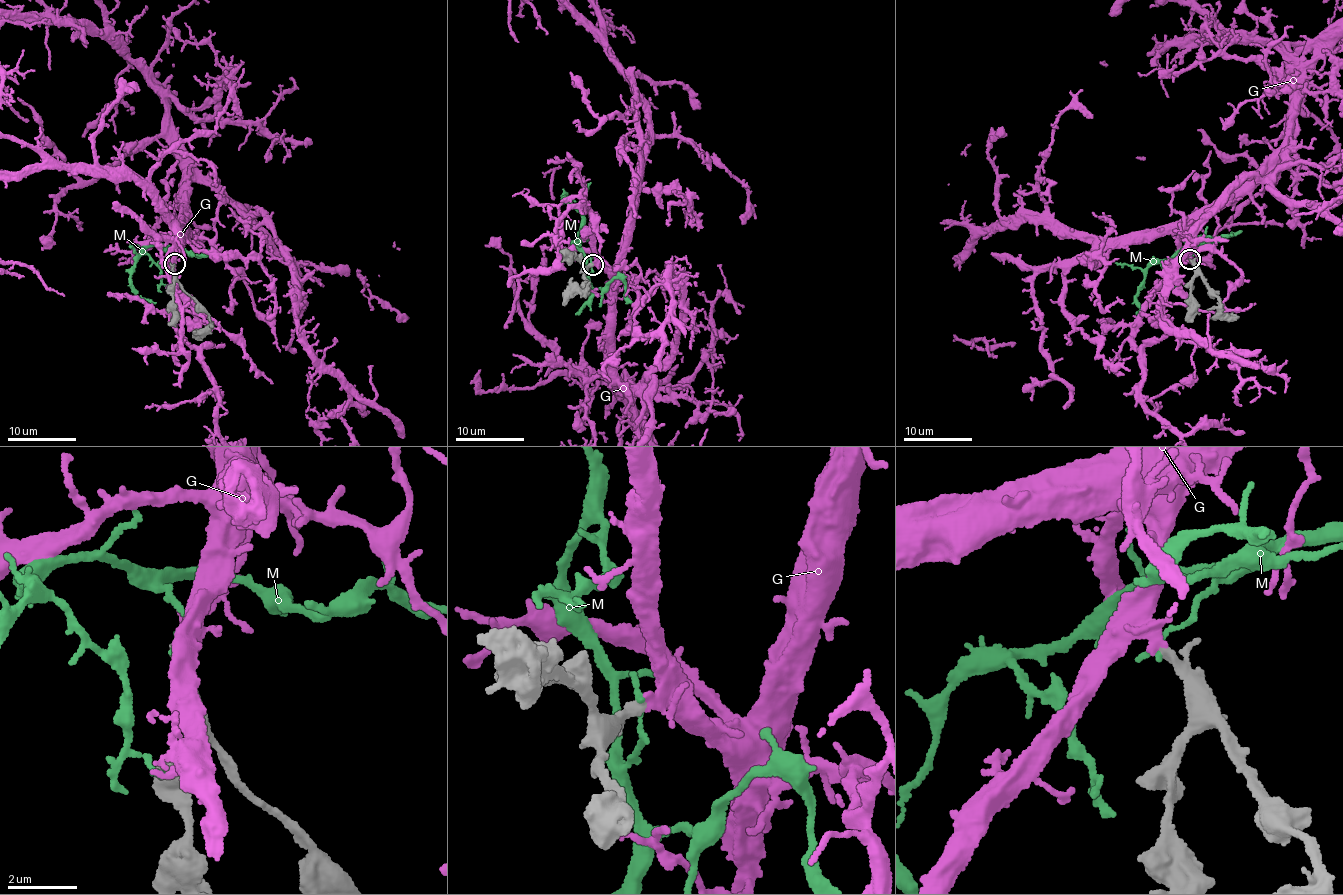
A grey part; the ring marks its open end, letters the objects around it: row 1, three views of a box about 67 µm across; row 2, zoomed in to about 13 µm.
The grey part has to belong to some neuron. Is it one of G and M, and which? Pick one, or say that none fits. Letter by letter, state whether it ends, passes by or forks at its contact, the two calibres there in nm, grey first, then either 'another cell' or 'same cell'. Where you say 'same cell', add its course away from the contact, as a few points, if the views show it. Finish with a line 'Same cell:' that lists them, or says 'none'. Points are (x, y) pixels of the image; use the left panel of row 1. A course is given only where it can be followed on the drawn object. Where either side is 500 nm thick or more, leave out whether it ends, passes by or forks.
G: it passes by; calibres 240 and 200 nm; same cell
M: it ends; calibres 220 and 180 nm; another cell
Same cell: G

